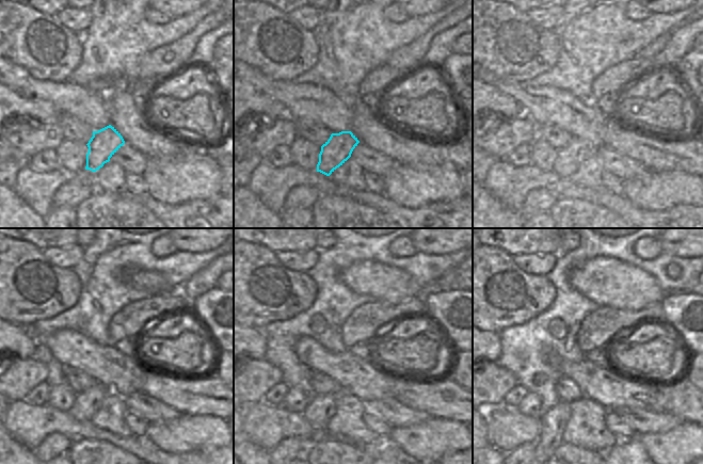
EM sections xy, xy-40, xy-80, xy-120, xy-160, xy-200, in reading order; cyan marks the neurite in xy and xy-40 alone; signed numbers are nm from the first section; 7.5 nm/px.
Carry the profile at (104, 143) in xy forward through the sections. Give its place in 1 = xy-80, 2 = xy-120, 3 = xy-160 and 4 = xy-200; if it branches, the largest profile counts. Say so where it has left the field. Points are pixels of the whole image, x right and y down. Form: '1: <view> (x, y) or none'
1: xy-80 (569, 159)
2: xy-120 (88, 402)
3: xy-160 (321, 409)
4: xy-200 (553, 424)

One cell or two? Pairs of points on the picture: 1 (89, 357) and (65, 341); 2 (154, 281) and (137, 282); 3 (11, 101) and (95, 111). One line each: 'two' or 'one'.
1: one
2: one
3: two

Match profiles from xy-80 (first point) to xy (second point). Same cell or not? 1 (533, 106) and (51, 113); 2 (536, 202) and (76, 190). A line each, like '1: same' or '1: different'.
1: different
2: same

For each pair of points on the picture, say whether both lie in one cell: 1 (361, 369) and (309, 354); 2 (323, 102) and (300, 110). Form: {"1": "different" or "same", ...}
{"1": "same", "2": "same"}

